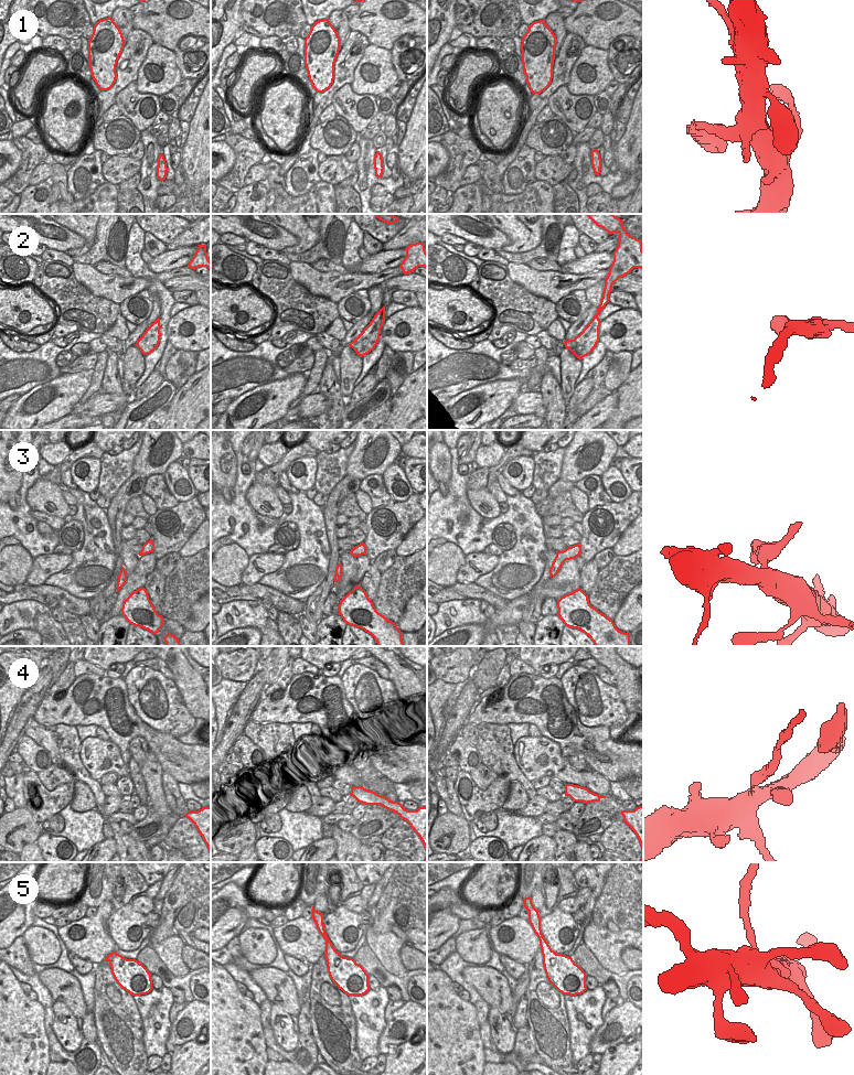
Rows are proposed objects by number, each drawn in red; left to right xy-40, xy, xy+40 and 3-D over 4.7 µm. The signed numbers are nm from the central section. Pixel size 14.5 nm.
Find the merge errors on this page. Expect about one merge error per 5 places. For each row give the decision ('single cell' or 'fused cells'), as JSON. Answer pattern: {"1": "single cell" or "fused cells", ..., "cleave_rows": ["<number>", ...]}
{"1": "single cell", "2": "single cell", "3": "single cell", "4": "fused cells", "5": "fused cells", "cleave_rows": ["4", "5"]}

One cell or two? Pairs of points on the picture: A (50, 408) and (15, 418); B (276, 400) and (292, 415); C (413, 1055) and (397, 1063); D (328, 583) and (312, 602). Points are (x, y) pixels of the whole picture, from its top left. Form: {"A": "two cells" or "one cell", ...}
{"A": "one cell", "B": "two cells", "C": "one cell", "D": "one cell"}

